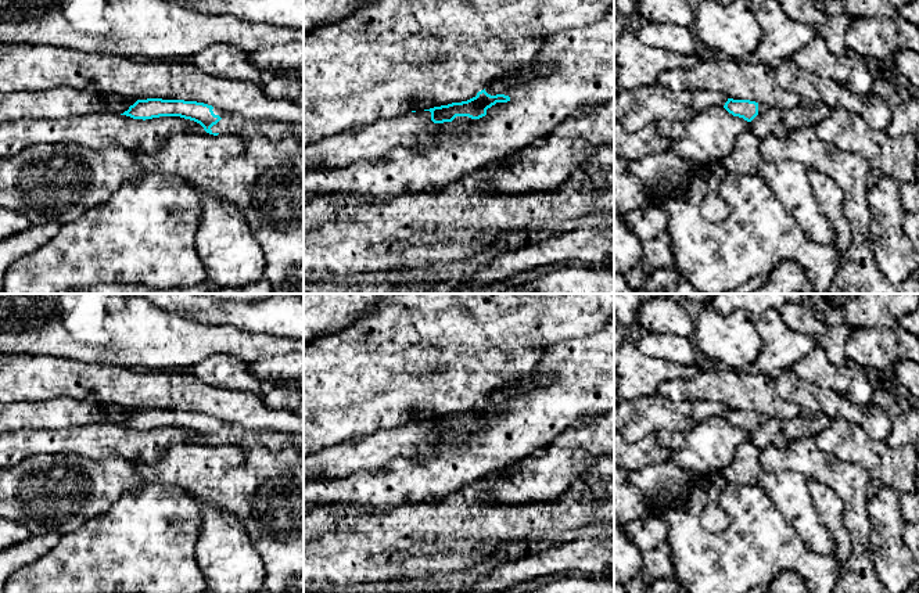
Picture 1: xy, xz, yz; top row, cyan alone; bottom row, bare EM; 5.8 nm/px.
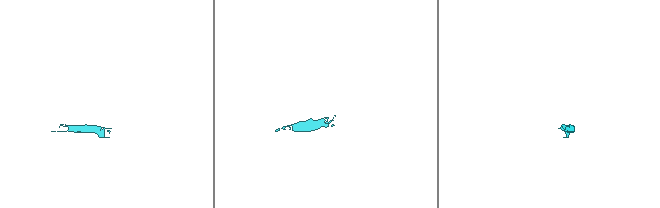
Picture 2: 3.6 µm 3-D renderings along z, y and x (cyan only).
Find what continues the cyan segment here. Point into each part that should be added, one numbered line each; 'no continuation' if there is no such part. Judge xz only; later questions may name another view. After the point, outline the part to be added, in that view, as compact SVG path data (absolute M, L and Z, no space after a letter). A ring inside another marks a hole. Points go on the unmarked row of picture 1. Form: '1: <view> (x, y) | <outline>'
1: xz (413, 439) | M430 421L380 430L363 439L349 439L304 456L304 479L329 479L381 471L395 457L426 460L437 445Z

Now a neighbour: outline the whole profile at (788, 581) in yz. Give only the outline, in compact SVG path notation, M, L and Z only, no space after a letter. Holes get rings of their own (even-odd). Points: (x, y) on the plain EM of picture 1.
M787 569L771 581L767 593L811 593L811 590L800 574Z

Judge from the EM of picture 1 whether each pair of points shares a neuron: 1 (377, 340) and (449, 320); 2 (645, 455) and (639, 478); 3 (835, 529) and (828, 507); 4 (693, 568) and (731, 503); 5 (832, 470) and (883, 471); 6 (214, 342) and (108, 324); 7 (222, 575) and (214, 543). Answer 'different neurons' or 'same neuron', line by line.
1: same neuron
2: different neurons
3: same neuron
4: same neuron
5: different neurons
6: same neuron
7: same neuron

